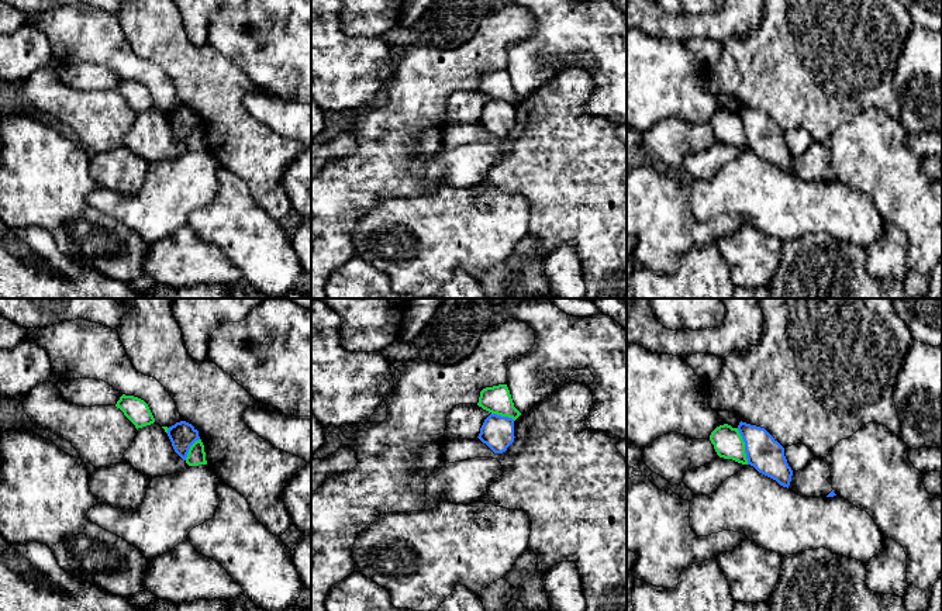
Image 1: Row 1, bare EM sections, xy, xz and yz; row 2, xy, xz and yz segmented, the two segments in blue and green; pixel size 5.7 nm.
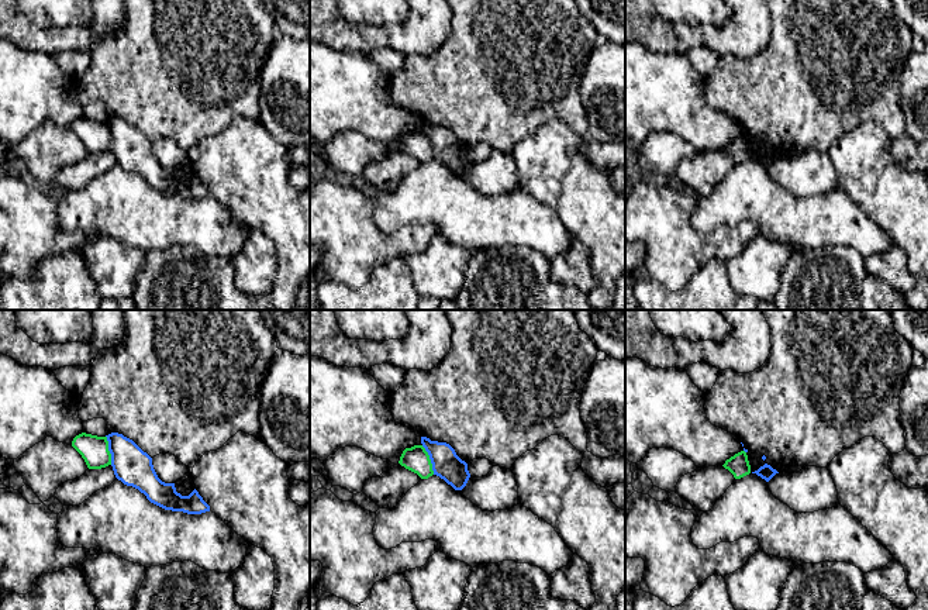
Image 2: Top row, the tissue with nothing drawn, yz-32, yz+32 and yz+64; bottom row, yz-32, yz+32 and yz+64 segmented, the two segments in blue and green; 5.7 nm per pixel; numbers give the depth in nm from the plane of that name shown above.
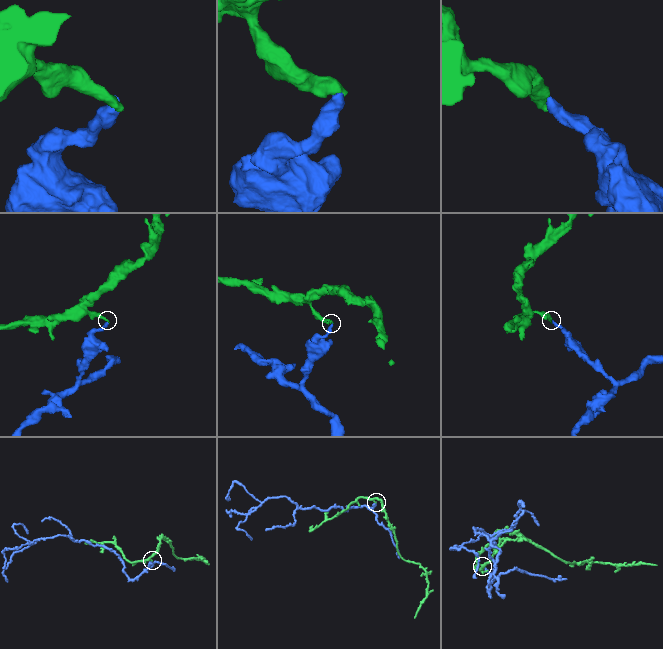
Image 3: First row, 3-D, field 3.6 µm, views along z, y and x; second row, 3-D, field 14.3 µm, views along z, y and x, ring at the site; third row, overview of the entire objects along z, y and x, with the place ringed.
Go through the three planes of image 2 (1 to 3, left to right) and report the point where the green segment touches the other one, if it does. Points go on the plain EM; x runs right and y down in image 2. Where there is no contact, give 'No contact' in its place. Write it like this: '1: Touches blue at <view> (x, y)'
1: Touches blue at yz-32 (109, 134)
2: Touches blue at yz+32 (430, 142)
3: No contact

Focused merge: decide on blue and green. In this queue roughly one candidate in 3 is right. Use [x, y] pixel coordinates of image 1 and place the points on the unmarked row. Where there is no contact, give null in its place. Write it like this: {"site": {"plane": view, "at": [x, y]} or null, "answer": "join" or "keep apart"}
{"site": {"plane": "yz", "at": [745, 131]}, "answer": "keep apart"}

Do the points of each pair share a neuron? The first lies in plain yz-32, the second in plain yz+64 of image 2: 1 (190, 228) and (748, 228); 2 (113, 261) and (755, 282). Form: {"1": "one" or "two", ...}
{"1": "two", "2": "one"}

